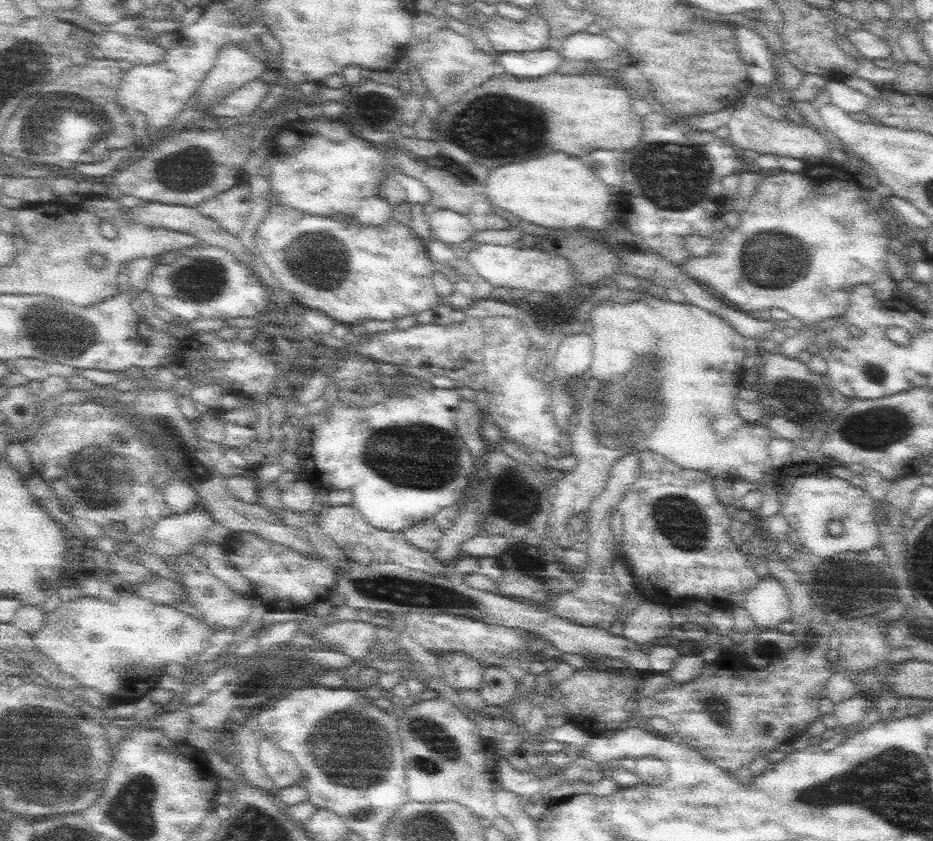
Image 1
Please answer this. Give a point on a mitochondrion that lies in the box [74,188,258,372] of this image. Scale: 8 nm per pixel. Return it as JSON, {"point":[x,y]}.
{"point":[202,277]}

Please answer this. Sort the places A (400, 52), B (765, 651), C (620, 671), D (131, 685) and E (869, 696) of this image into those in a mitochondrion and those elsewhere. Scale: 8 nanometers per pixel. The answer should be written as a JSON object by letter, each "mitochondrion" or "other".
{"A":"other","B":"mitochondrion","C":"other","D":"other","E":"other"}

